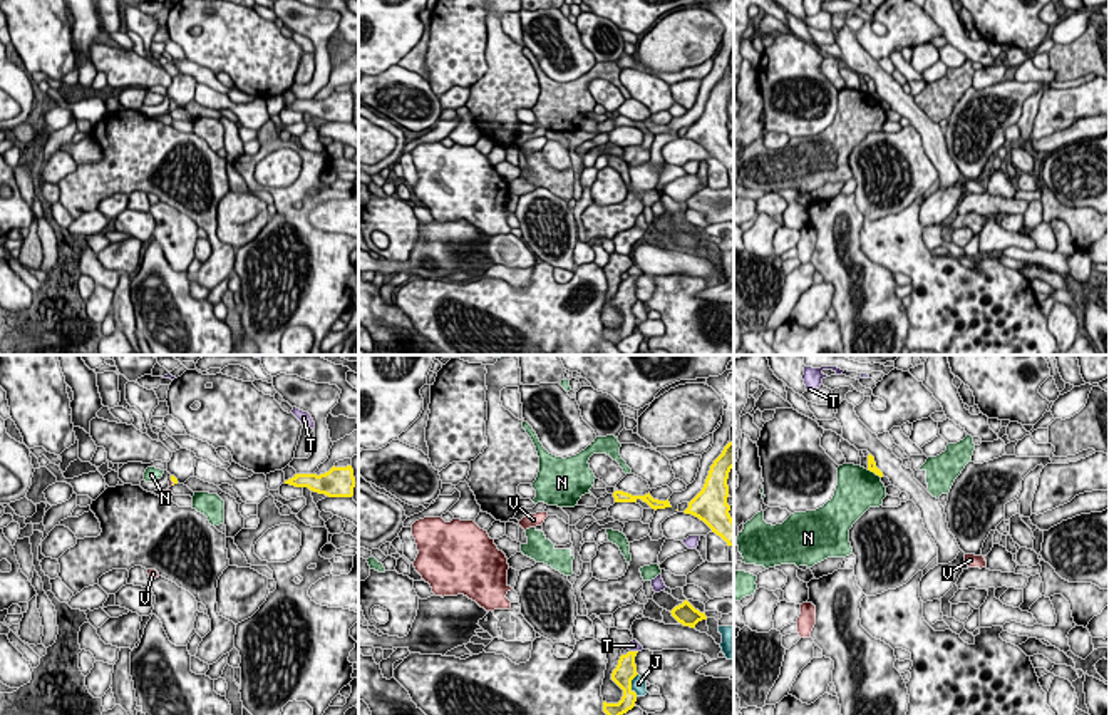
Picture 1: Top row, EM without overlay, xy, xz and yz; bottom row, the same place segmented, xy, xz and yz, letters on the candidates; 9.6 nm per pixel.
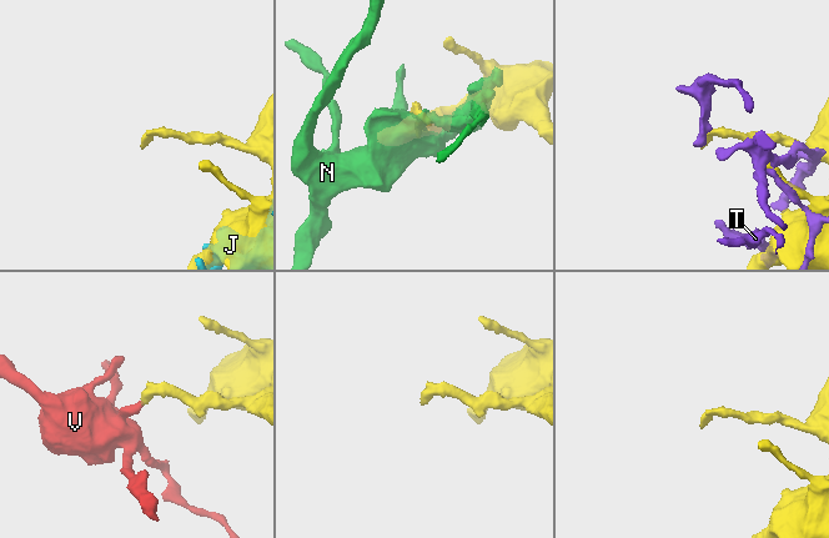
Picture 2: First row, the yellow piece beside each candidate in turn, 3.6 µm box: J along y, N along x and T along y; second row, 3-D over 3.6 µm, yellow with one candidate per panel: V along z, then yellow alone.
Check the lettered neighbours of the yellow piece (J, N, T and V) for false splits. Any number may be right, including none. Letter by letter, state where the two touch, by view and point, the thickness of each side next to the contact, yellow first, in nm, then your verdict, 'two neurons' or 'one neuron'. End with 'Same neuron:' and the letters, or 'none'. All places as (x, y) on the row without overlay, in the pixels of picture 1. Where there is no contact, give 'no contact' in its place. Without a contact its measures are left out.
J: xz (630, 310) | 200/160 nm | two neurons
N: yz (873, 96) | 100/420 nm | two neurons
T: xz (634, 277) | 200/100 nm | two neurons
V: xy (173, 106) | 50/50 nm | one neuron
Same neuron: V

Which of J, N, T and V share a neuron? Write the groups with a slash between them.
J / N / T / V

